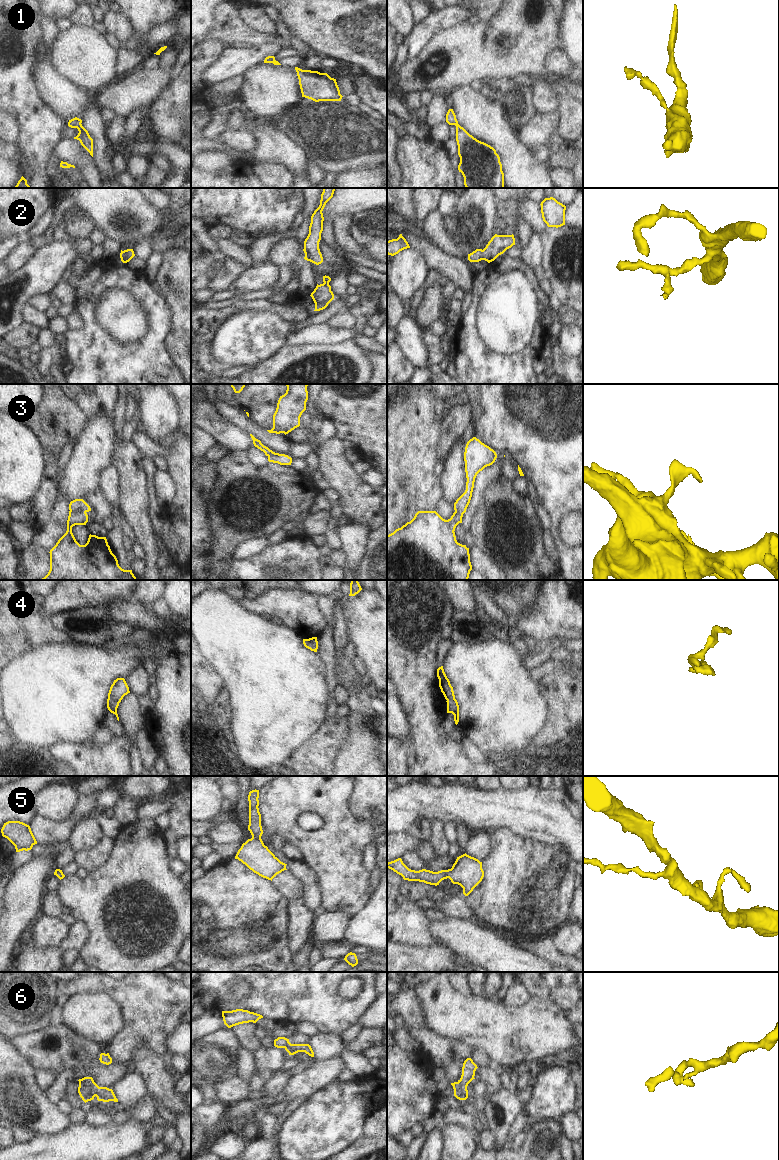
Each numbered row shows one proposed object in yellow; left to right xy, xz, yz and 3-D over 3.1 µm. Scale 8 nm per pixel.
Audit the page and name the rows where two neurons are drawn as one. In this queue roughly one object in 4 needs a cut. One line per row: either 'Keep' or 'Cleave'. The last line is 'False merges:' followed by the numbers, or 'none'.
1: Keep
2: Keep
3: Keep
4: Keep
5: Keep
6: Cleave
False merges: 6

